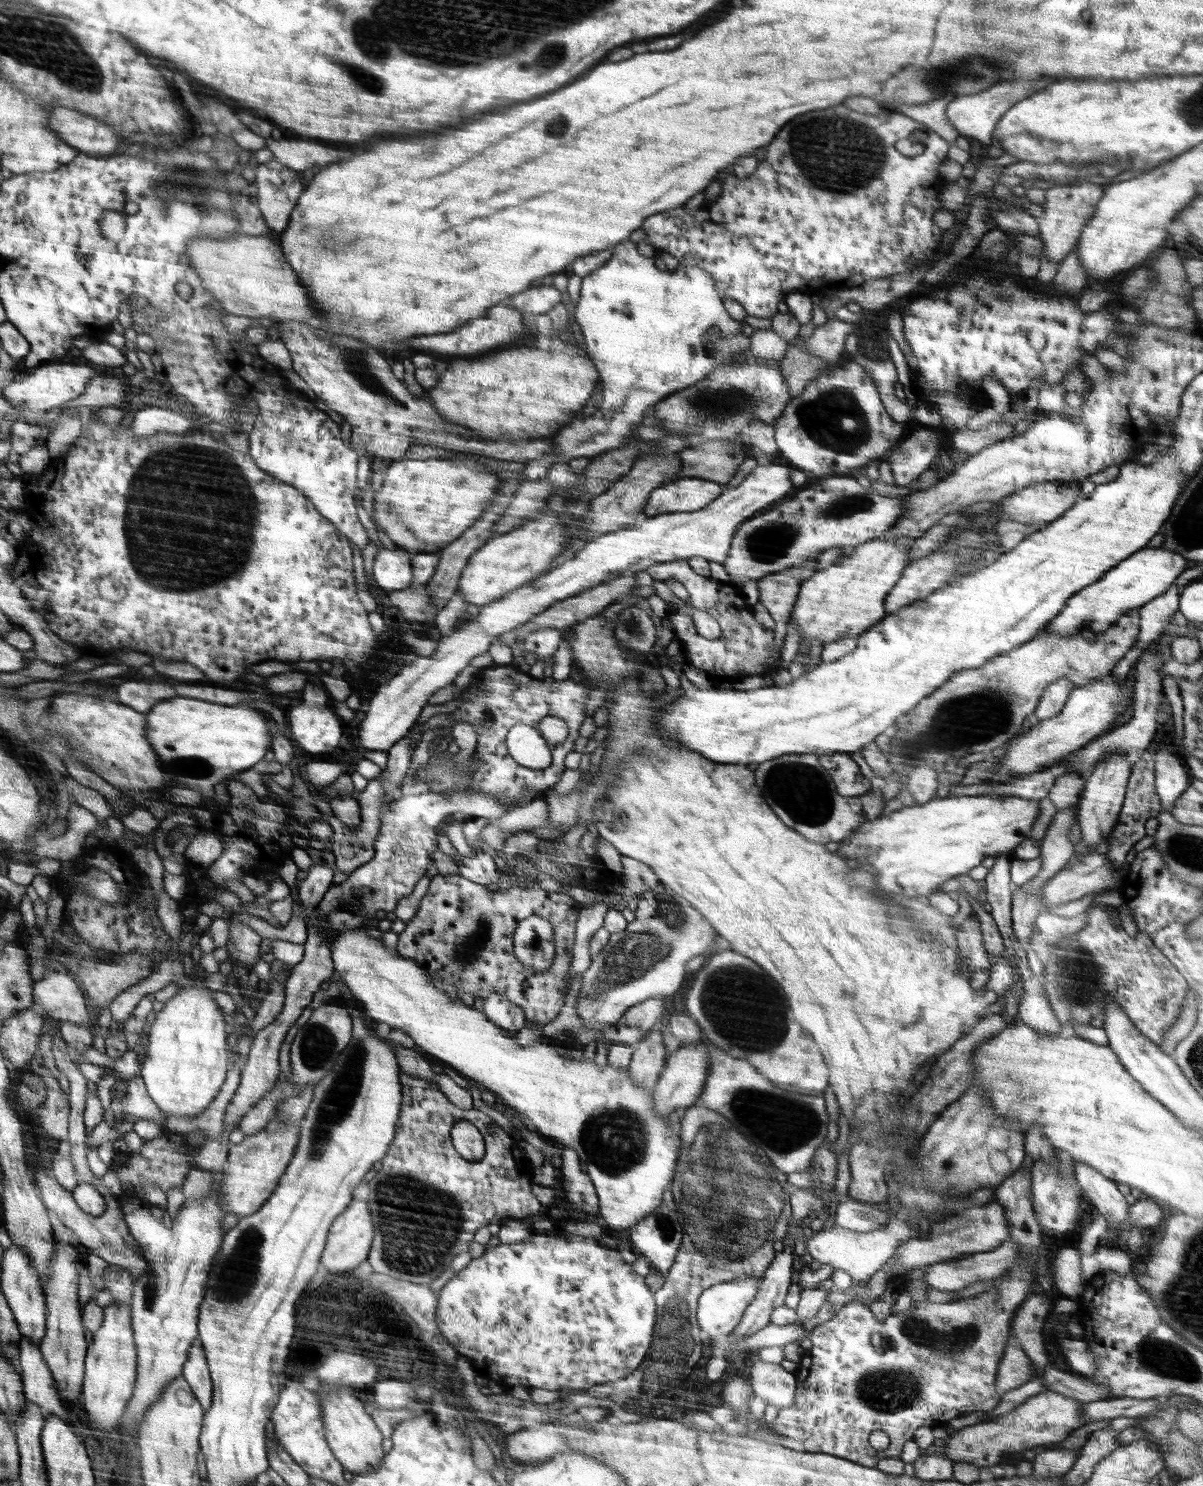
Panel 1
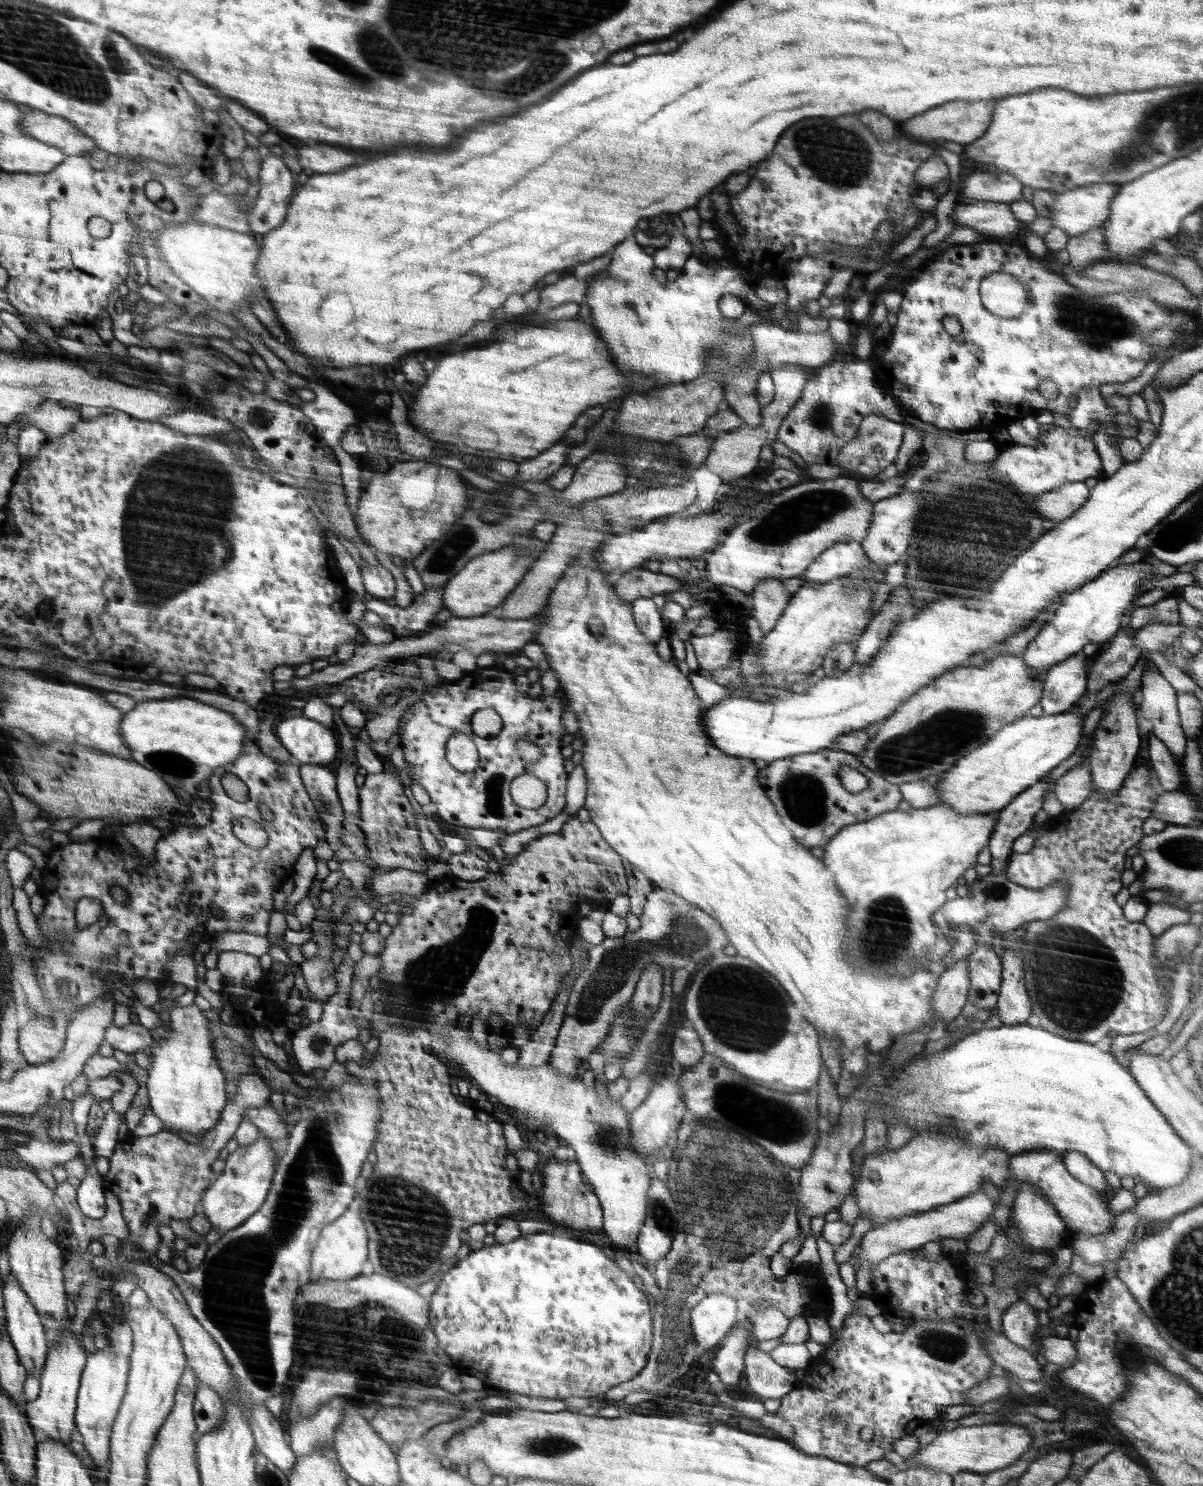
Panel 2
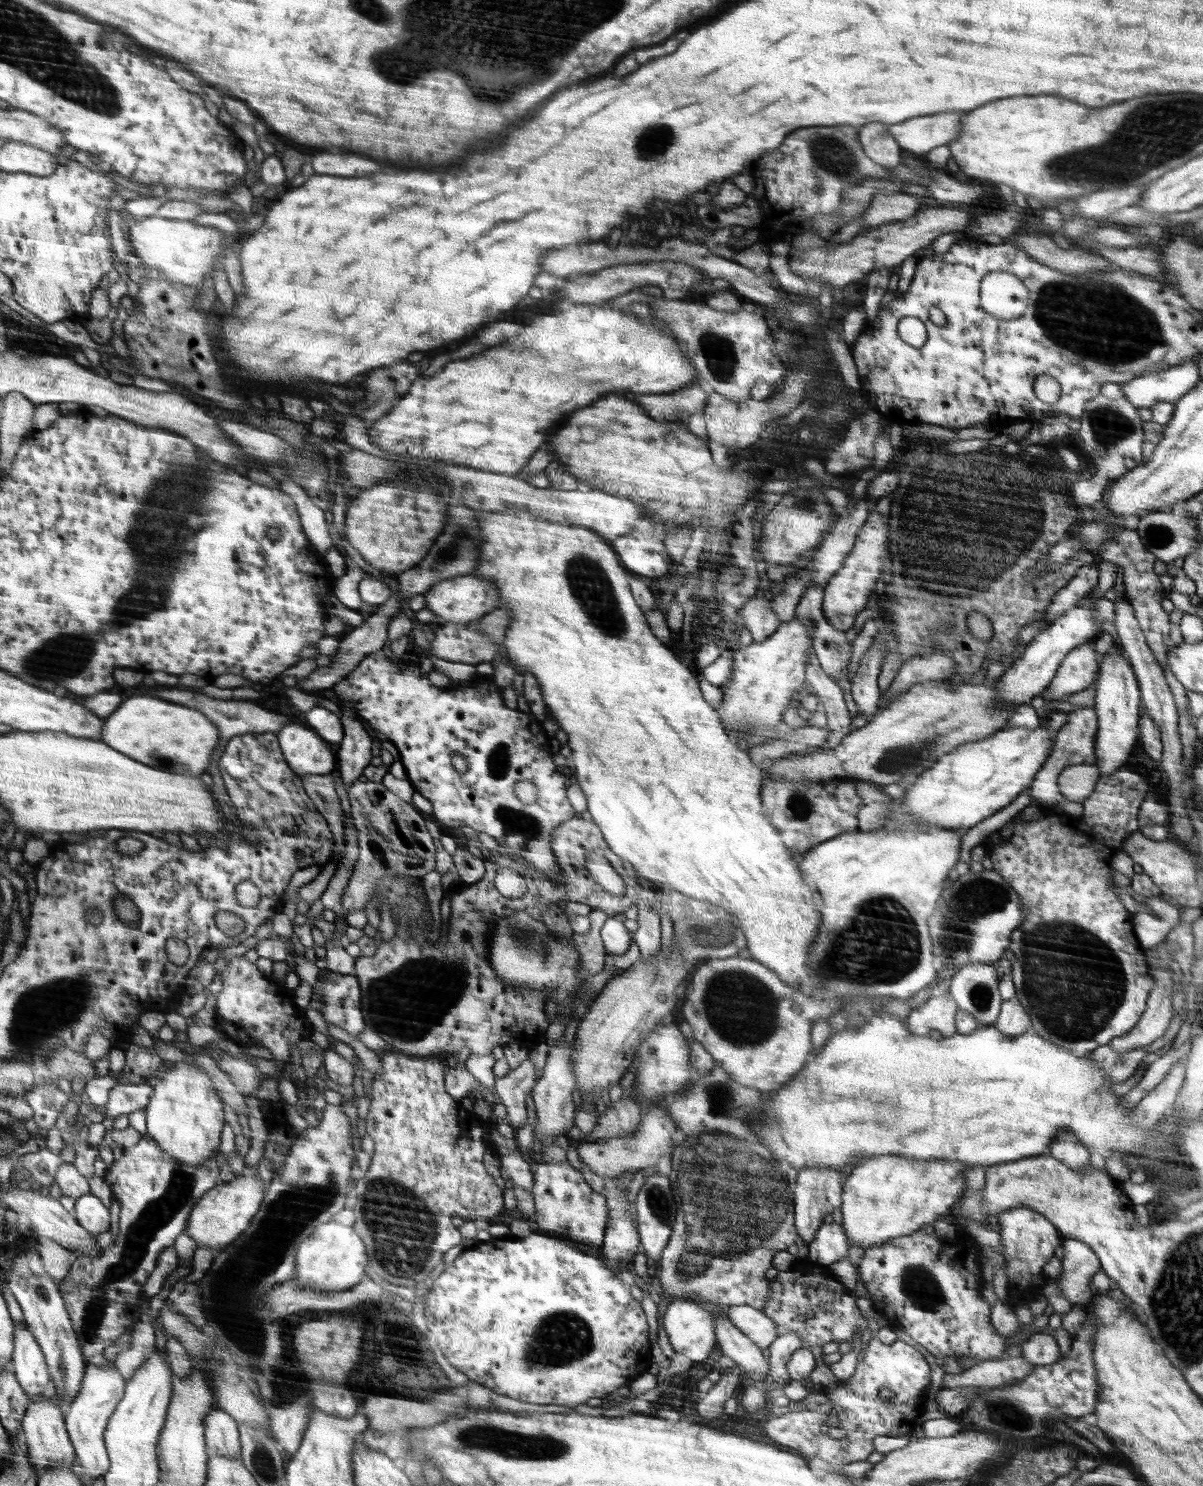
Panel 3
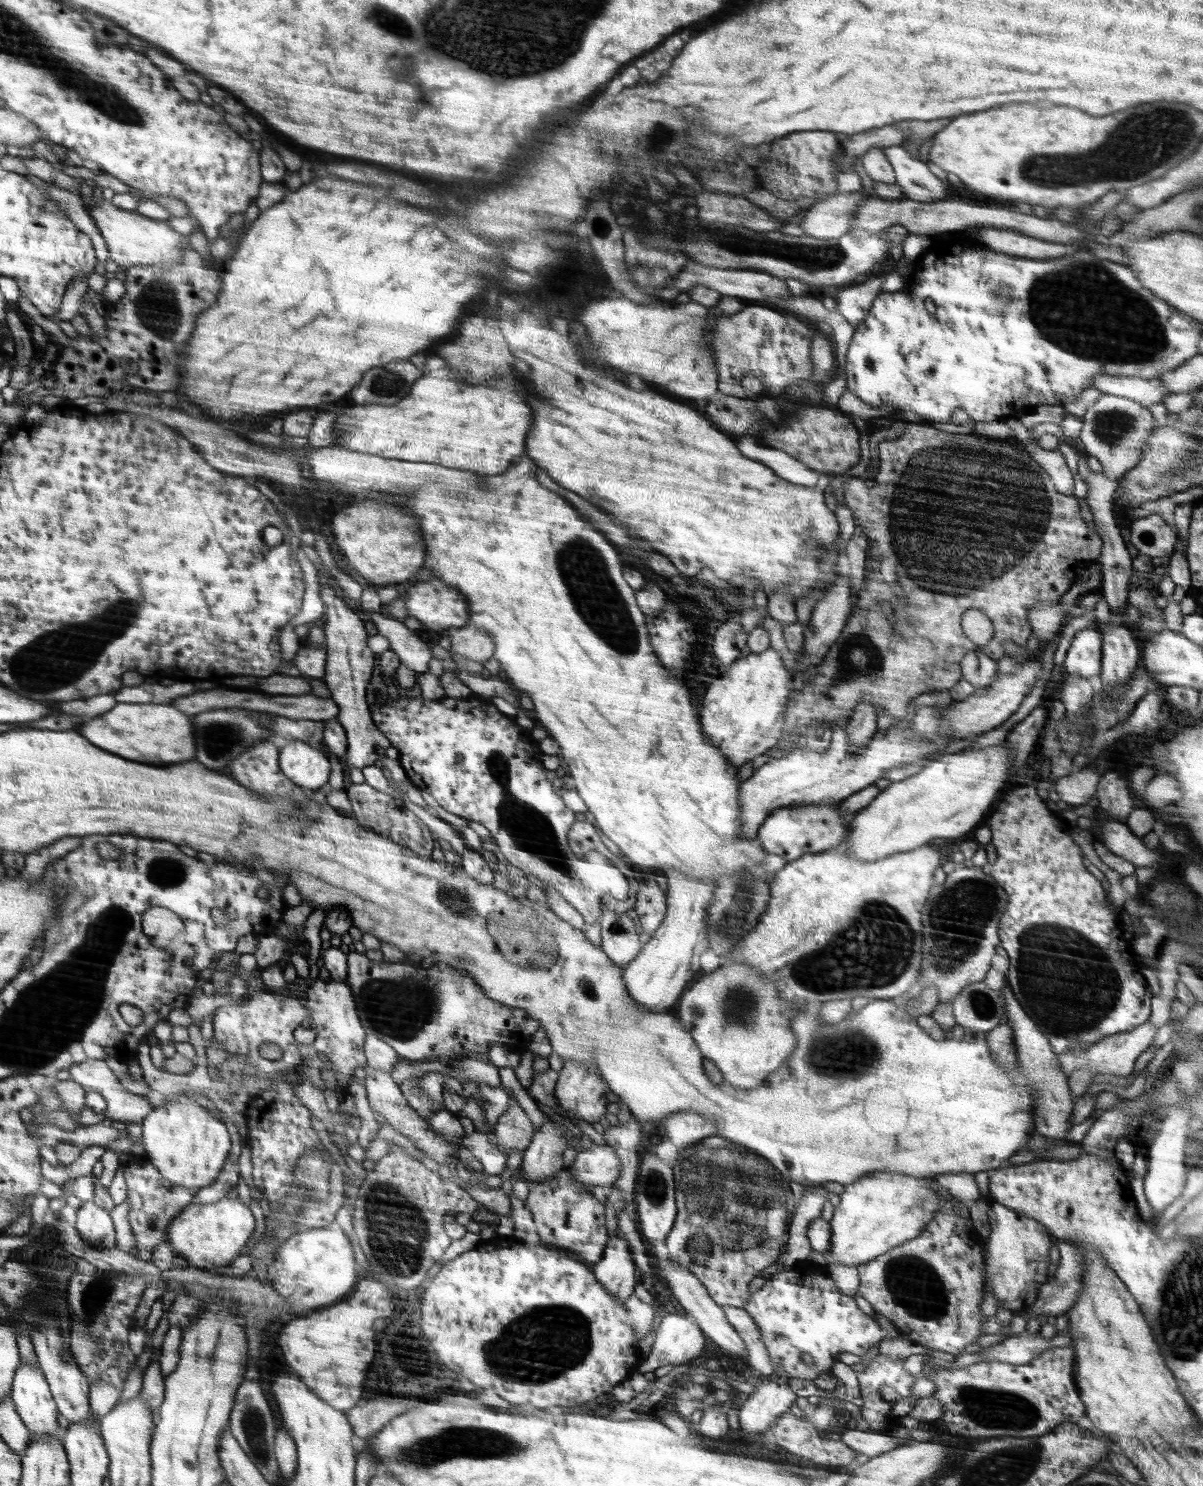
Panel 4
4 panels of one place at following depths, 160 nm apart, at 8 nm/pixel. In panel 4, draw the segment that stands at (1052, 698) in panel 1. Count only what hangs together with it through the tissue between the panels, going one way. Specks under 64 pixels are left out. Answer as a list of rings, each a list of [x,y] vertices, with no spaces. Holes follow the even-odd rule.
[[[1096,630],[1078,631],[1065,654],[1063,673],[1080,678],[1100,674],[1100,658],[1104,655],[1104,642]]]

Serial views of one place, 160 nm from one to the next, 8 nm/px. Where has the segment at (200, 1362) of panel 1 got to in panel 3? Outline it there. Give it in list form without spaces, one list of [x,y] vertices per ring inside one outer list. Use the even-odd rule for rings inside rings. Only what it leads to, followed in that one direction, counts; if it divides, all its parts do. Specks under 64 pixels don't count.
[[[216,1408],[206,1417],[206,1448],[208,1455],[240,1459],[241,1438],[238,1422],[222,1408]]]

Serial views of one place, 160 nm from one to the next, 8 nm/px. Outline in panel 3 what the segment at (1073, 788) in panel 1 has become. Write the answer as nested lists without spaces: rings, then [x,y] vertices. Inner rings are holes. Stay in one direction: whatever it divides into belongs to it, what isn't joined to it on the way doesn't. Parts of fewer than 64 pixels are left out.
[[[1072,765],[1060,772],[1057,784],[1061,795],[1069,801],[1081,803],[1095,789],[1099,779],[1099,768],[1096,765]]]

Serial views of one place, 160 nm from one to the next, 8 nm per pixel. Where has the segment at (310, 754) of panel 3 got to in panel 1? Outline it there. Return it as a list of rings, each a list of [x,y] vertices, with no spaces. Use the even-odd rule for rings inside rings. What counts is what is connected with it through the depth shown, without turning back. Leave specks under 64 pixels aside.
[[[300,704],[290,714],[292,742],[308,753],[332,752],[340,742],[340,720],[330,710]]]

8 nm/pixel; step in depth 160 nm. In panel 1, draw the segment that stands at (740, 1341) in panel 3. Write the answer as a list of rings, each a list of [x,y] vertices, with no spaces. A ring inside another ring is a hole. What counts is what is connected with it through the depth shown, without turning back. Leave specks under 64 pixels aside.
[[[759,1359],[749,1363],[748,1370],[752,1391],[758,1399],[778,1410],[797,1403],[796,1377],[781,1365]]]

